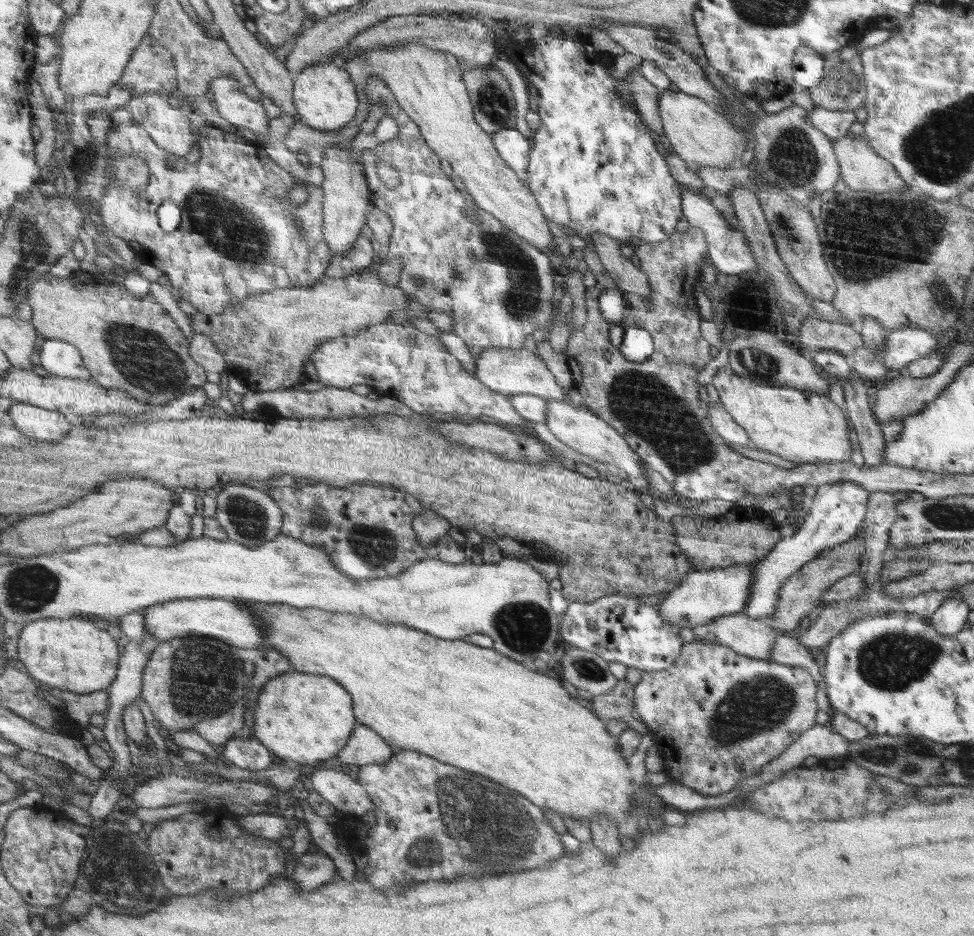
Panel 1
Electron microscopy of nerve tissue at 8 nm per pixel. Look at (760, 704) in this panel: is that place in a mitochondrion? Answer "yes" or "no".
yes

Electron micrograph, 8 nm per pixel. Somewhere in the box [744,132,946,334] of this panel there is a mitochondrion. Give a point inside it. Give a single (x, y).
(784, 225)

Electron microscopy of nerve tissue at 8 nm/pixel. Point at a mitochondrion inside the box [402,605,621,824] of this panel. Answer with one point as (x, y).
(588, 668)

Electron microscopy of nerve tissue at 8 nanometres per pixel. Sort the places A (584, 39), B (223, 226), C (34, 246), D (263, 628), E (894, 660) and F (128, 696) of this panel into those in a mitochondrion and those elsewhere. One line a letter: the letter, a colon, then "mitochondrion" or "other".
A: other
B: mitochondrion
C: mitochondrion
D: other
E: mitochondrion
F: other

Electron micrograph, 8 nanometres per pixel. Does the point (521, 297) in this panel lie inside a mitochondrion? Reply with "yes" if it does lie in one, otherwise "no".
yes

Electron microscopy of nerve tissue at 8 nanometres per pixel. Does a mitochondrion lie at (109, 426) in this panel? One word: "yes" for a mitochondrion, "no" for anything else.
no

